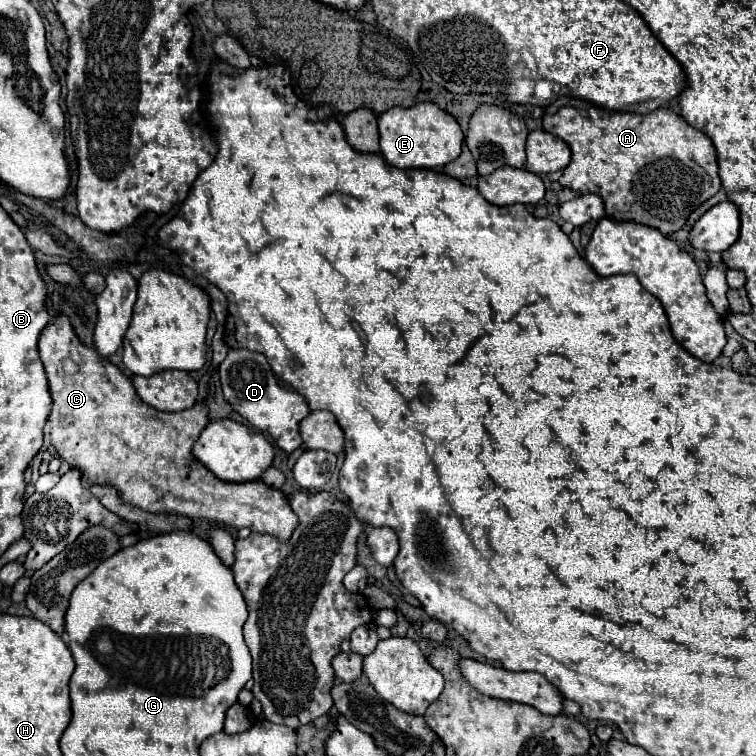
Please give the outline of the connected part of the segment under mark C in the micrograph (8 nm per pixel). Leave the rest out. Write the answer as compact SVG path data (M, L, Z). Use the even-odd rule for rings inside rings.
M64 315L56 317L46 325L46 329L40 333L38 349L46 369L50 395L54 401L48 417L50 443L58 451L58 457L66 461L70 467L78 469L82 477L88 477L88 481L110 481L108 485L116 485L124 503L130 503L154 515L166 513L184 515L190 519L208 519L224 529L248 527L254 533L274 535L278 541L286 541L288 537L292 537L292 531L300 519L292 511L290 501L282 491L268 487L264 481L220 481L212 471L208 471L202 463L194 459L192 445L198 441L200 433L210 423L210 411L206 401L198 401L192 409L184 409L180 413L156 411L150 405L144 405L144 401L140 401L140 397L136 395L130 379L124 377L116 365L112 365L108 359L100 361L92 347L84 347L78 341L68 317ZM62 359L72 359L78 365L78 373L74 377L64 375L60 367Z

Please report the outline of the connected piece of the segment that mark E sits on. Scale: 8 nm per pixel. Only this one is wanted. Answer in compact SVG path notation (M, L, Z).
M424 101L414 107L396 107L388 109L378 119L380 127L380 151L390 165L398 169L438 169L460 155L464 133L458 121L440 109L432 101Z

